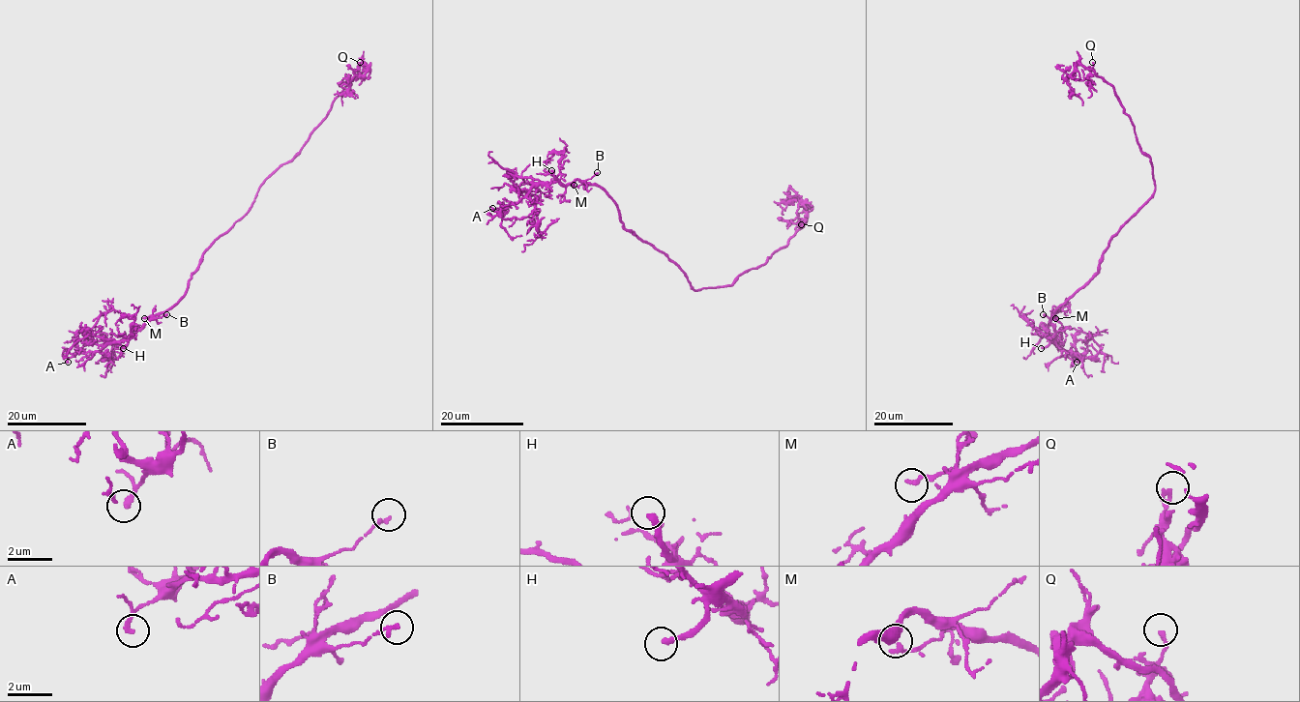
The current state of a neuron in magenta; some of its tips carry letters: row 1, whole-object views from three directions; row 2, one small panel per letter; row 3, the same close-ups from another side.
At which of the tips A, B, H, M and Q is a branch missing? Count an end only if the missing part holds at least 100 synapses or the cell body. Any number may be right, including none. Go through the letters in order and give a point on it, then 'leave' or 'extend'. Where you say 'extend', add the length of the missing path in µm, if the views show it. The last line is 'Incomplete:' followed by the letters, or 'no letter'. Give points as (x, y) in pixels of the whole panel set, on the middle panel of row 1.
A: (492, 208) | leave
B: (597, 172) | leave
H: (551, 170) | extend | 45 µm
M: (574, 185) | leave
Q: (801, 224) | leave
Incomplete: H

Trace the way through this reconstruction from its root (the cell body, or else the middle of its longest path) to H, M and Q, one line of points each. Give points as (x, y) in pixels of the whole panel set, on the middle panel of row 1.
H: (665, 254), (625, 227), (616, 202), (603, 189), (577, 180), (563, 185), (551, 170)
M: (665, 254), (625, 227), (616, 202), (603, 189), (581, 181), (578, 186), (574, 185)
Q: (665, 254), (680, 267), (694, 290), (730, 286), (744, 272), (763, 264), (783, 248), (801, 224)

